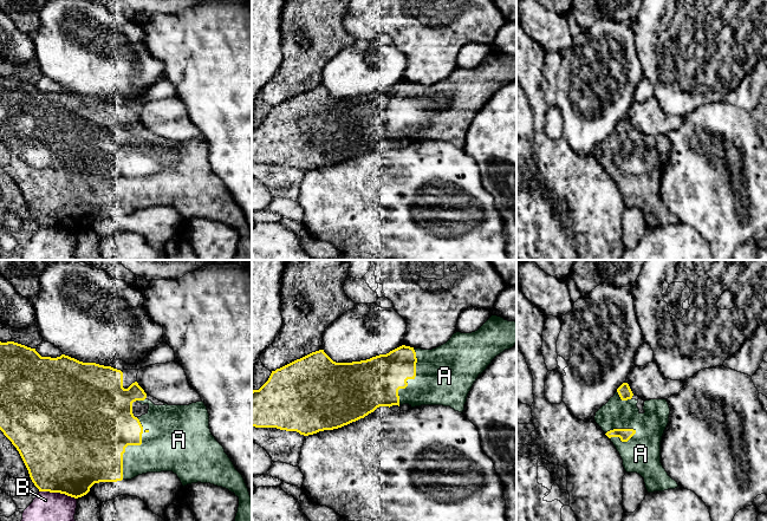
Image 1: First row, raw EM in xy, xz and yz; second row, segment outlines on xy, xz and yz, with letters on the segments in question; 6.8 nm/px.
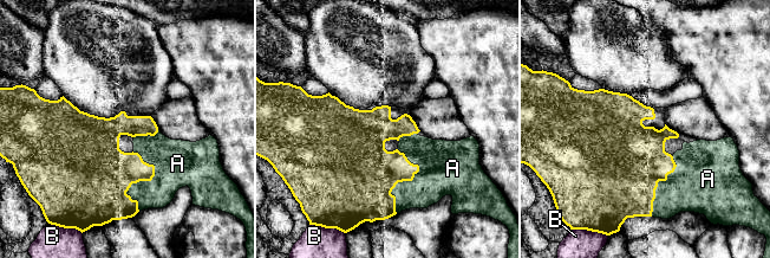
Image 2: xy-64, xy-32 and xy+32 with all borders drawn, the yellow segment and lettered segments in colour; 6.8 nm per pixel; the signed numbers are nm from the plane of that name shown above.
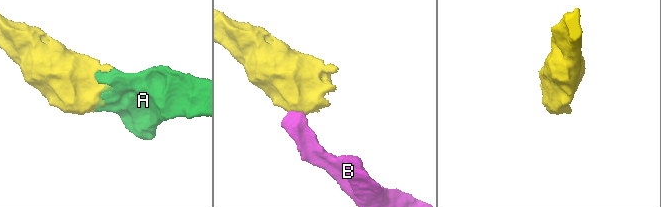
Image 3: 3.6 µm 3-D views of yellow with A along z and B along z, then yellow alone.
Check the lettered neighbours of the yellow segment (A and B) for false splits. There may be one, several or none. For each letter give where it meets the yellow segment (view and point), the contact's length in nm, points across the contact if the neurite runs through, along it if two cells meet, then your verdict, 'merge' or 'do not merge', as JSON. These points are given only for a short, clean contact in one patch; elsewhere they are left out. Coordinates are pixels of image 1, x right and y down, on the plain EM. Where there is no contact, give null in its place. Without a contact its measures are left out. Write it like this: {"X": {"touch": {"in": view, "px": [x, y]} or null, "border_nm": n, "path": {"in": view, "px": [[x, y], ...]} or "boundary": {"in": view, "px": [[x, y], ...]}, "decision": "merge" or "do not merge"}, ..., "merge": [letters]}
{"A": {"touch": {"in": "xy", "px": [130, 180]}, "border_nm": 440, "decision": "merge"}, "B": {"touch": {"in": "xy", "px": [58, 227]}, "border_nm": 260, "boundary": {"in": "xy", "px": [[39, 226], [59, 227], [76, 234]]}, "decision": "do not merge"}, "merge": ["A"]}

